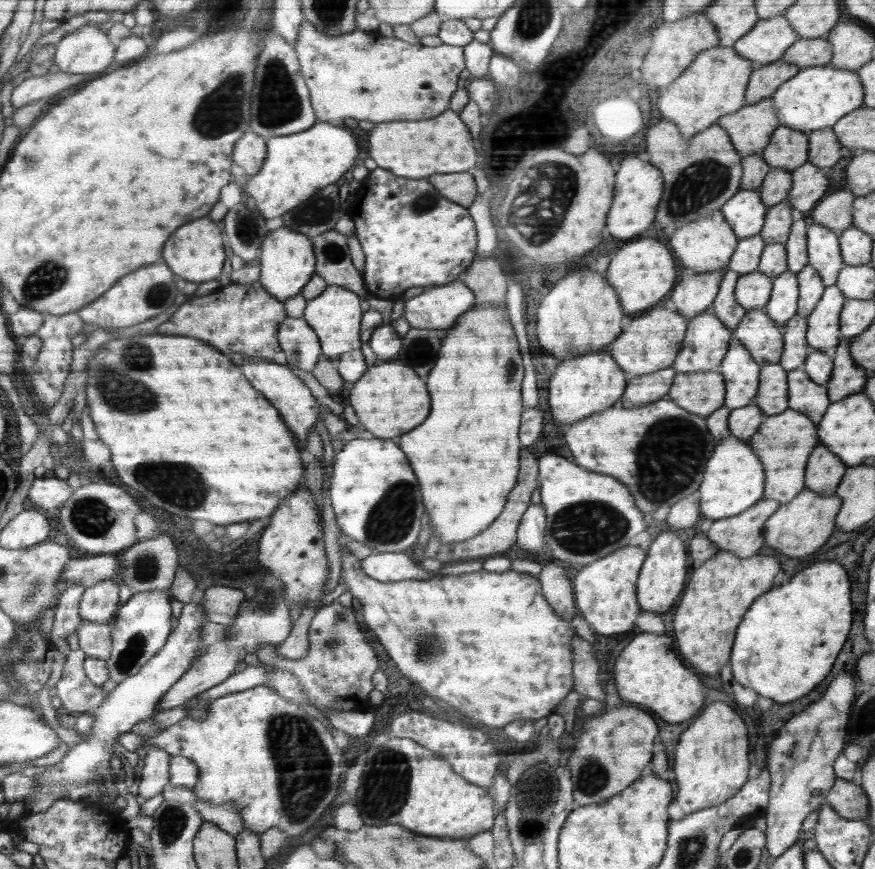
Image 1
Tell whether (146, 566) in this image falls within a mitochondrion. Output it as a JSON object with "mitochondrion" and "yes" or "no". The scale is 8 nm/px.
{"mitochondrion":"yes"}

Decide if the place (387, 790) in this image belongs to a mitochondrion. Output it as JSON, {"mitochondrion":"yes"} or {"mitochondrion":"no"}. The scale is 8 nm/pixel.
{"mitochondrion":"yes"}

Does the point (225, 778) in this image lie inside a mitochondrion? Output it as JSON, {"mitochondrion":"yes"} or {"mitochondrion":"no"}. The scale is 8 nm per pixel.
{"mitochondrion":"no"}

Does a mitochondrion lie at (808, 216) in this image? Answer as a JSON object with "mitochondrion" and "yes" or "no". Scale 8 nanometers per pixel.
{"mitochondrion":"no"}

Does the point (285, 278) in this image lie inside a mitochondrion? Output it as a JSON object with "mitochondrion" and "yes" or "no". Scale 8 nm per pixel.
{"mitochondrion":"no"}

